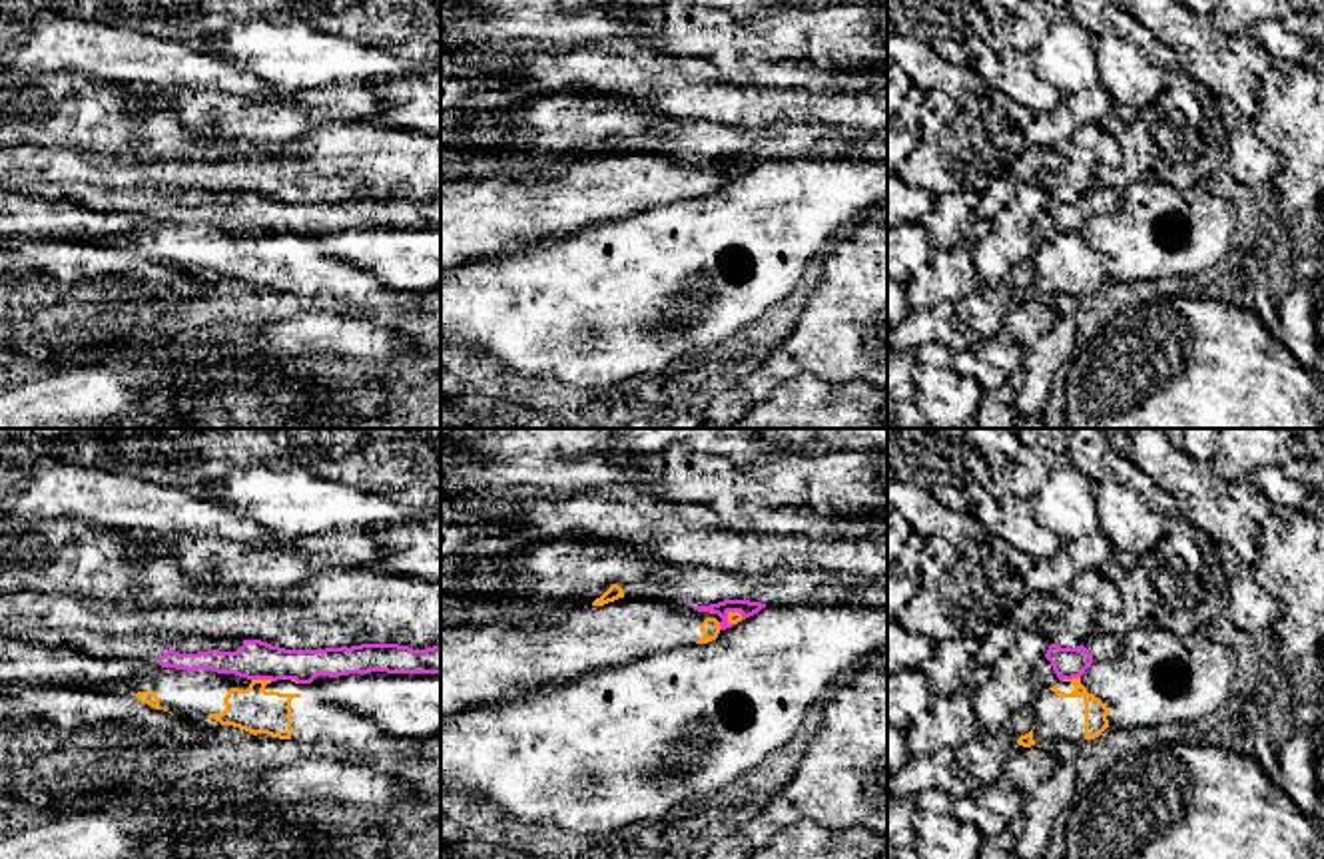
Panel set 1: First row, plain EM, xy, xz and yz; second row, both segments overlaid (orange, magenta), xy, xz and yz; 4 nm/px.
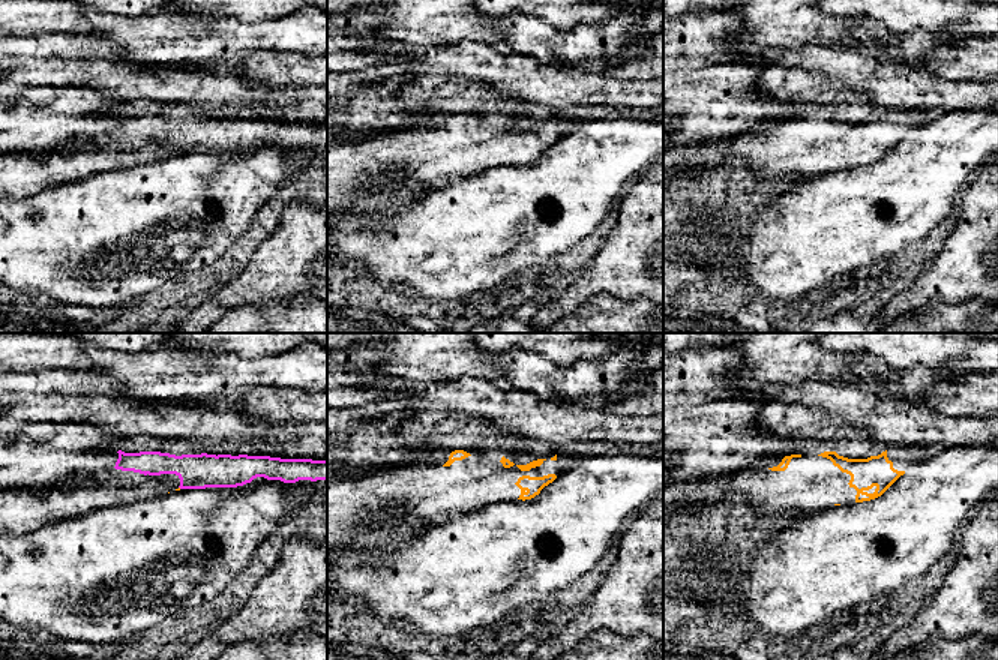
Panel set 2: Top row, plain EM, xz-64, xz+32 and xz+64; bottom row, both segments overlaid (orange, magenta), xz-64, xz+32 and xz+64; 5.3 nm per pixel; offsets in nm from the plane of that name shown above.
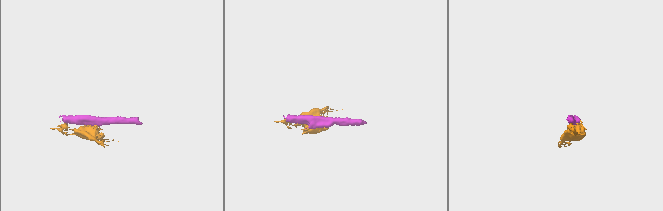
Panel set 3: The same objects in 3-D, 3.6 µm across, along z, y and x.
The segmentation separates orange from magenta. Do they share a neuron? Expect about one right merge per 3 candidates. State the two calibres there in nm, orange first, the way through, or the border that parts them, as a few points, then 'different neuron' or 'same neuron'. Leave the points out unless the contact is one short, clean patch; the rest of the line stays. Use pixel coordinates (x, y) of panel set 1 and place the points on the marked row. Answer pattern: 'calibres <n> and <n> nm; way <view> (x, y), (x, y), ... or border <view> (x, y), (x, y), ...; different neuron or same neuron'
calibres 180 and 160 nm; border xy (252, 678), (272, 680); different neuron

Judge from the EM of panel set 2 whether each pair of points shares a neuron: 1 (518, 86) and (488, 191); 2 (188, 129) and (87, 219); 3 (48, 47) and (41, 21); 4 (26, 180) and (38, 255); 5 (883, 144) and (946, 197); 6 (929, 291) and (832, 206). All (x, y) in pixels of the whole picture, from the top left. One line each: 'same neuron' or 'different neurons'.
1: different neurons
2: different neurons
3: different neurons
4: different neurons
5: different neurons
6: different neurons

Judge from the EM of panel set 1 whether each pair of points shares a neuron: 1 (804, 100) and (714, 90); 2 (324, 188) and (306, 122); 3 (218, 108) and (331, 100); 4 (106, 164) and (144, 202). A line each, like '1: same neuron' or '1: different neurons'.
1: same neuron
2: different neurons
3: same neuron
4: different neurons

